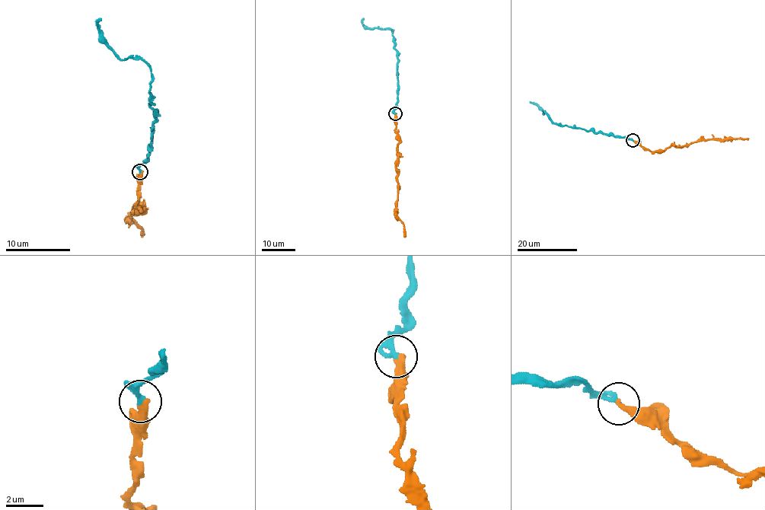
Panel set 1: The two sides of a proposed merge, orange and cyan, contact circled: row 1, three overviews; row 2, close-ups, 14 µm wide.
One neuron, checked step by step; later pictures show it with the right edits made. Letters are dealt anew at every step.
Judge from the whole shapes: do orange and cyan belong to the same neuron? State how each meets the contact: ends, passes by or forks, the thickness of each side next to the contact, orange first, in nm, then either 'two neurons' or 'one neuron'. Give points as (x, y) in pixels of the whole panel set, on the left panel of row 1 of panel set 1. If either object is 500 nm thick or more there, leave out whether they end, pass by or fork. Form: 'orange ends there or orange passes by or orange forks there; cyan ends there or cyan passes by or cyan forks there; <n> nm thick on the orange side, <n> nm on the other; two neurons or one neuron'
orange ends there; cyan ends there; 360 nm thick on the orange side, 300 nm on the other; one neuron

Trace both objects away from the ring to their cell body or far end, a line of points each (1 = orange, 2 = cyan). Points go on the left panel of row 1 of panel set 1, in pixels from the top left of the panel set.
1: (141, 171), (136, 207), (141, 212), (138, 204), (128, 221), (143, 231), (141, 237)
2: (139, 171), (148, 156), (155, 121), (151, 103), (151, 69), (139, 58), (120, 59), (97, 28), (101, 18)

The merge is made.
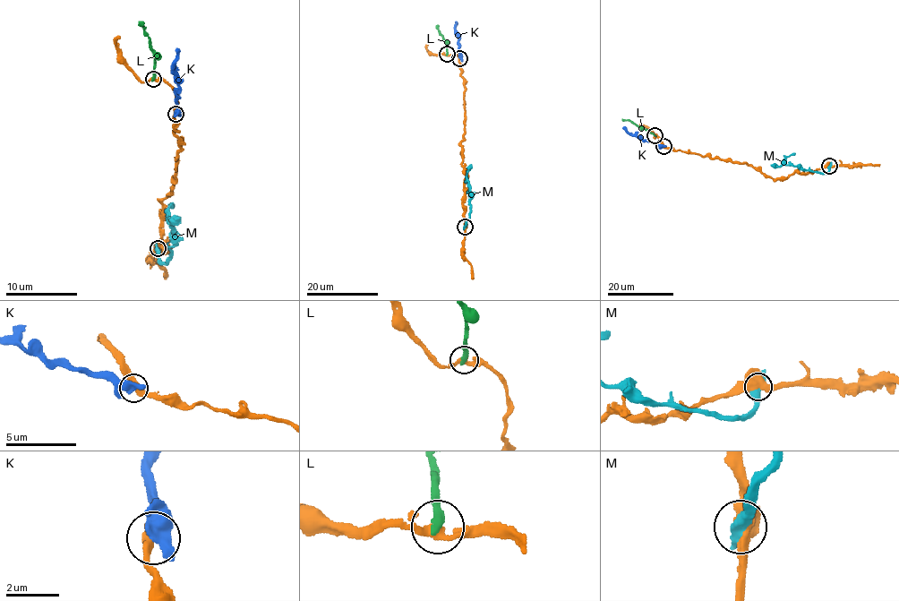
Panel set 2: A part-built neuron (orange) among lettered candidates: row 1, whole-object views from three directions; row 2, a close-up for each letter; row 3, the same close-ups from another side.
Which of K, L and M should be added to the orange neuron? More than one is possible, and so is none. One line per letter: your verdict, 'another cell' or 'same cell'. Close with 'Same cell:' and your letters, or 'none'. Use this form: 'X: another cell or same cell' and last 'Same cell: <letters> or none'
K: another cell
L: another cell
M: another cell
Same cell: none

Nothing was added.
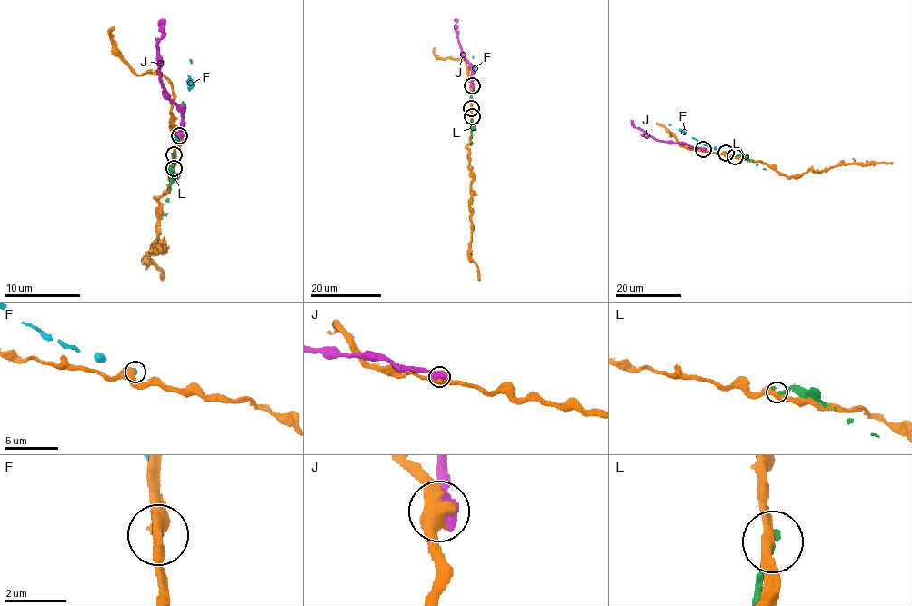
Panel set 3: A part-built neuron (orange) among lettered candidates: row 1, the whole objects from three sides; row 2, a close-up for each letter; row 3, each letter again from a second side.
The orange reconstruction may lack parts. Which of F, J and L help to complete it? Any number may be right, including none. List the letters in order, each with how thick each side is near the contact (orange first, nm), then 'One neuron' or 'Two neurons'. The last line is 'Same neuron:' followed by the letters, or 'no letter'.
F: Thickness 440 nm (orange) against 150 nm. Two neurons
J: Thickness 500 nm (orange) against 700 nm. Two neurons
L: Thickness 360 nm (orange) against 240 nm. Two neurons
Same neuron: no letter

